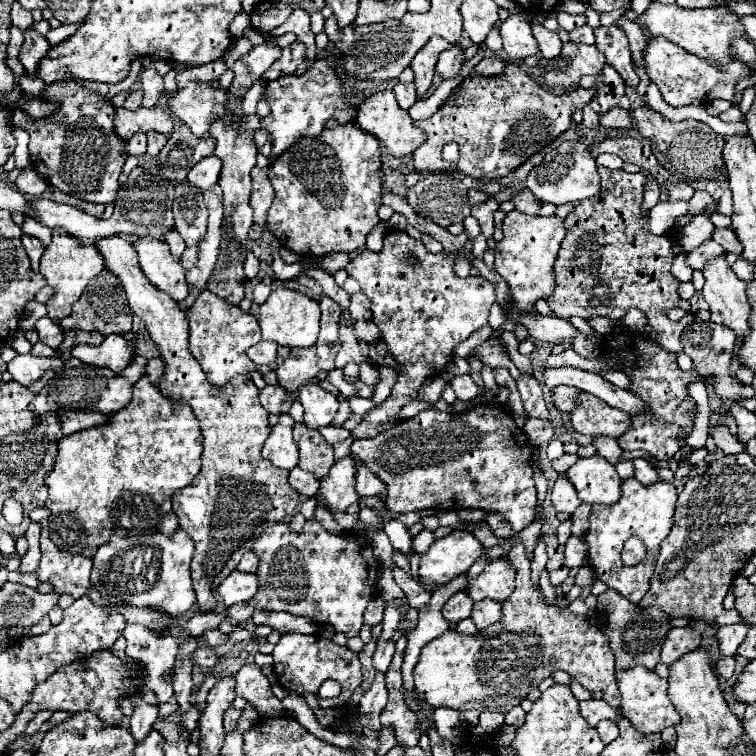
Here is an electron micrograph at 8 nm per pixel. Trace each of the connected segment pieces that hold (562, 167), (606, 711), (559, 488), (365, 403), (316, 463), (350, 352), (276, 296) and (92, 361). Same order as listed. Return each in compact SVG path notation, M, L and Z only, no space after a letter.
M564 141L546 153L544 161L534 167L528 175L526 187L542 201L542 203L576 203L600 193L600 177L596 171L596 159L590 155L588 147L580 141Z
M588 699L588 701L580 701L580 715L586 719L588 725L596 727L598 721L602 719L610 719L610 721L616 721L618 719L618 707L610 707L606 701L594 701L594 699Z
M560 475L554 485L552 485L552 493L550 493L552 505L556 511L562 513L574 513L574 509L580 505L580 499L576 497L574 485L568 483L568 479L564 475Z
M358 395L346 397L346 403L350 405L350 409L352 409L356 415L364 415L368 409L372 409L372 405L376 405L376 403L372 403L370 399L364 399L364 397L358 397Z
M304 423L294 425L294 441L300 449L298 467L310 471L318 481L322 481L330 467L334 465L334 449L318 431L310 431Z
M342 311L340 315L340 323L338 323L338 333L340 333L340 351L338 351L338 357L336 357L336 367L344 367L346 363L354 361L354 363L360 363L360 361L368 361L372 363L368 357L362 357L360 353L360 347L358 347L358 339L354 335L354 331L350 329L350 313L348 311Z
M280 287L270 293L264 305L260 305L260 329L264 341L276 341L278 345L288 347L310 347L316 343L318 337L318 321L320 321L320 307L310 297L302 295L300 291L292 291Z
M108 335L100 345L76 345L66 351L58 351L58 357L76 357L86 365L108 367L114 371L122 371L132 357L136 355L130 341L122 335Z

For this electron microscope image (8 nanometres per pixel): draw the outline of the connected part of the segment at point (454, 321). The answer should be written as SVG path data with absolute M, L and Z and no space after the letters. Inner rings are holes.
M466 217L464 233L468 235L468 243L462 251L442 251L432 255L422 241L412 239L406 231L388 231L384 237L384 247L378 253L366 249L346 265L348 275L360 283L362 293L372 303L372 321L378 325L388 353L402 367L390 397L368 411L356 429L350 431L354 439L376 437L394 427L400 421L400 409L418 399L422 383L444 371L456 345L488 323L490 307L496 301L492 283L484 277L462 279L454 273L458 259L470 259L472 241L480 235L480 223L474 217ZM408 253L416 255L418 267L410 267L406 263Z

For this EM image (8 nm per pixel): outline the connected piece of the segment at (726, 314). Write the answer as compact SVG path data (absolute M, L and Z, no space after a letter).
M724 257L710 261L702 273L706 279L702 297L710 307L710 321L730 327L738 339L748 337L752 307L746 299L746 281L734 275Z

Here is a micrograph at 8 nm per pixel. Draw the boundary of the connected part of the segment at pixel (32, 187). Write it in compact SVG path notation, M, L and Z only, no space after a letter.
M26 167L26 169L22 171L22 175L16 179L16 187L18 187L24 195L38 199L38 197L46 191L48 183L46 183L32 167Z

